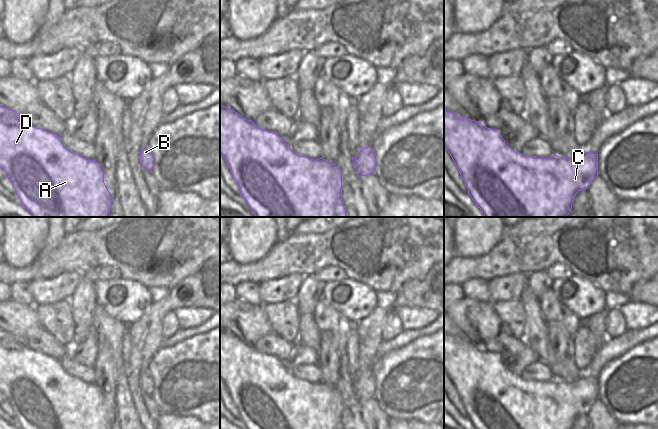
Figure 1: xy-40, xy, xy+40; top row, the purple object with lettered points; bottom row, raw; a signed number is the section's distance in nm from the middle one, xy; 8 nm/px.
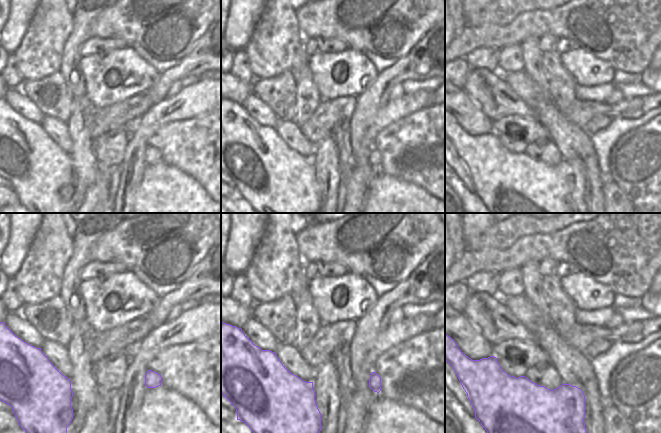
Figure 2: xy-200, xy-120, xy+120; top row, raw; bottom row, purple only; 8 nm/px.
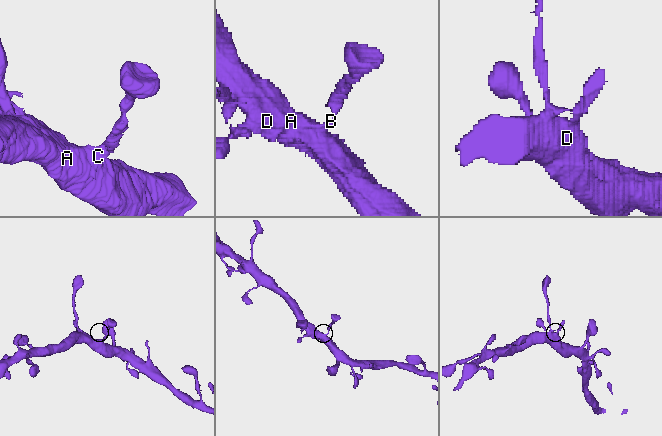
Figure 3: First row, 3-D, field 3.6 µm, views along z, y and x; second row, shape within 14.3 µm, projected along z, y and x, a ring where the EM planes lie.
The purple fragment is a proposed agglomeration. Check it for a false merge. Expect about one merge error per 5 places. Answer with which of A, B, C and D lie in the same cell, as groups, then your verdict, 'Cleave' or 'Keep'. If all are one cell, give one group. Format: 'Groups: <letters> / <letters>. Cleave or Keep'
Groups: A B C D. Keep.

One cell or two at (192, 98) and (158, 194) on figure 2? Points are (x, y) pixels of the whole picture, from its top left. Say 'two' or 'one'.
two

